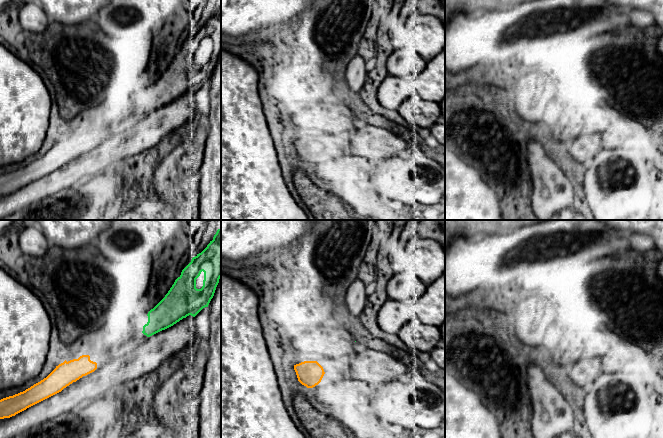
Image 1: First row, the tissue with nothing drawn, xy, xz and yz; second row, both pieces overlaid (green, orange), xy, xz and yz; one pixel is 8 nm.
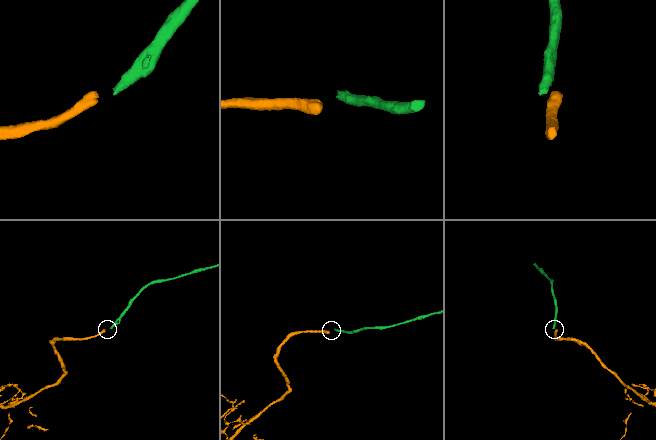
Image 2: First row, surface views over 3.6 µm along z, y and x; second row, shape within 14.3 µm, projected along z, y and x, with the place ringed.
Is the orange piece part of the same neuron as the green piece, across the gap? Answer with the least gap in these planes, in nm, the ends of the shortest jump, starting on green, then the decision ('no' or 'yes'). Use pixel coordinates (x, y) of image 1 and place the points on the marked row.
gap 440 nm; span xy (142, 332), (96, 363); no

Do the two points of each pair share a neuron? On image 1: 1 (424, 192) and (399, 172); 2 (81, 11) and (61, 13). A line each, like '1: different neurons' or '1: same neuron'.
1: same neuron
2: same neuron

